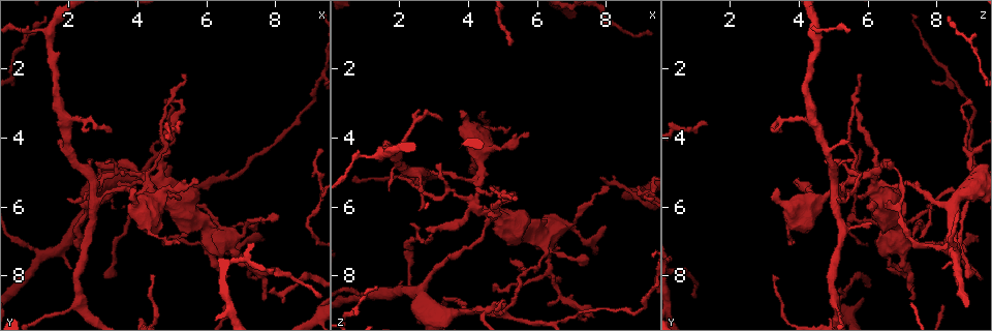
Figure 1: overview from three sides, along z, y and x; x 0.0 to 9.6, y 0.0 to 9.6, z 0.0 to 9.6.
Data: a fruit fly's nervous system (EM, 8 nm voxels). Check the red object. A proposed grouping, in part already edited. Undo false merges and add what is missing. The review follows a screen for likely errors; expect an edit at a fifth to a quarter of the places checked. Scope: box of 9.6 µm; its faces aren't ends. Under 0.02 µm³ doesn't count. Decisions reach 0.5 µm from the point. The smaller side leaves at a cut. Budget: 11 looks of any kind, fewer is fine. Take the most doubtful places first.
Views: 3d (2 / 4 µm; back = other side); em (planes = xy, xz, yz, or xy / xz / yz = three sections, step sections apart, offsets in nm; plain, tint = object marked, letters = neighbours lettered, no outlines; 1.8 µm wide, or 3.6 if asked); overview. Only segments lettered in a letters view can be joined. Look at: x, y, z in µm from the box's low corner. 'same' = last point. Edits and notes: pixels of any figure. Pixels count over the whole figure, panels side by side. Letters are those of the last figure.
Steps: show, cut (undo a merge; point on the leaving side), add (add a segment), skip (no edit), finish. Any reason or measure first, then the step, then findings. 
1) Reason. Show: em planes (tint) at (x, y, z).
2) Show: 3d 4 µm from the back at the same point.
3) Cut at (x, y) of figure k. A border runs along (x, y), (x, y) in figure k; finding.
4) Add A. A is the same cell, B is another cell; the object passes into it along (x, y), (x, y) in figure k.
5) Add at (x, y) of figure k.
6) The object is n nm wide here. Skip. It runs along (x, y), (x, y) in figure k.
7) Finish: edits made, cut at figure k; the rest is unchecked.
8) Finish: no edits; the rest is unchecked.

Four or more arms meet. Show: 3d 2 µm at (4.30, 5.25, 5.45).

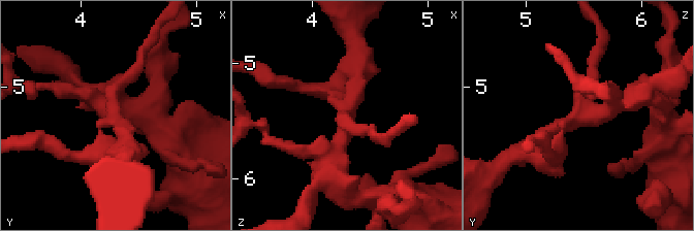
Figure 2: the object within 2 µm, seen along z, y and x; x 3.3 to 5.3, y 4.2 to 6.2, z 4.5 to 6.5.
Show: em yz step 8 (tint) at (4.30, 5.32, 5.42).

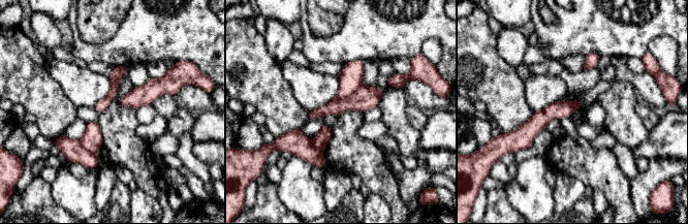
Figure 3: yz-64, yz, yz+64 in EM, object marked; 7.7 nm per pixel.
Cut it another way. Show: em planes (letters) at the same point.

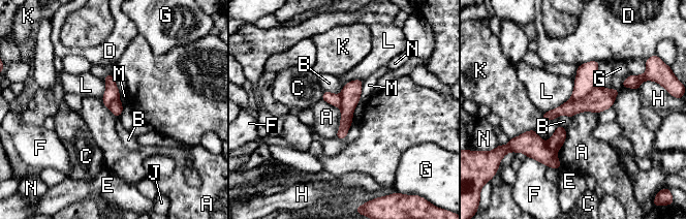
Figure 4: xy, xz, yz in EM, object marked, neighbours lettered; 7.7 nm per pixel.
Skip. A, B, C, D, E, F, G, H, J, K, L, M and N are other cells; it runs along (360, 82), (347, 99), (341, 136) in figure 4; one neuron here.

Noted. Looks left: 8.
Abrupt turn. Show: em planes (tint) at (4.80, 3.35, 5.60).

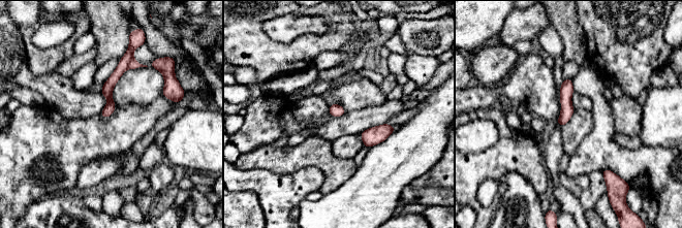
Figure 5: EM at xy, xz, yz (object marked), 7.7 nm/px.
See the neighbours. Show: em planes (letters) at the same point.

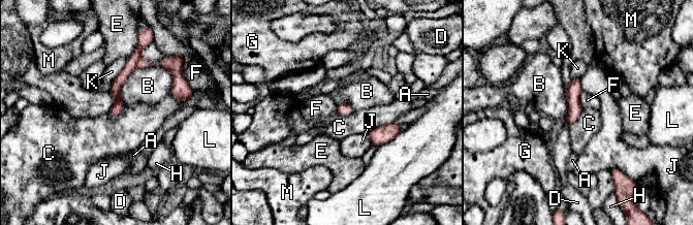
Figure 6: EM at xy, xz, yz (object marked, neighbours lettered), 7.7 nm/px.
Skip. A, B, C, D, E, F, G, H, J, K, L and M are other cells; it runs along (137, 57), (117, 84), (113, 114) in figure 6; all the same neuron.

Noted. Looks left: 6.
Free end. Show: 3d 4 µm at (8.15, 6.20, 5.50).

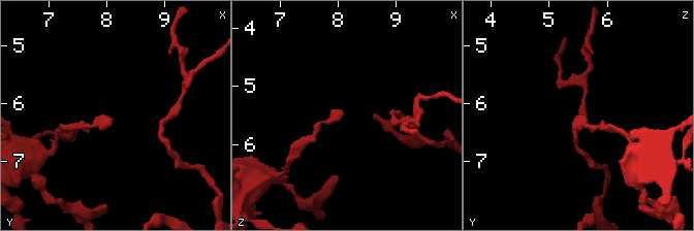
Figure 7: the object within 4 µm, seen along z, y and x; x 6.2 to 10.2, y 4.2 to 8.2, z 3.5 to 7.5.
Show: em yz step 8 (letters) at (8.10, 6.30, 5.45).

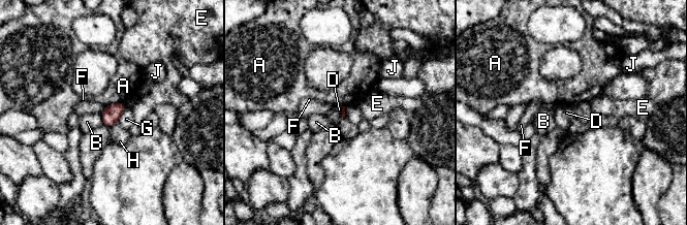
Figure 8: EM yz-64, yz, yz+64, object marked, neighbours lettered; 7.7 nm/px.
Cut it another way. Show: em planes (letters) at the same point.

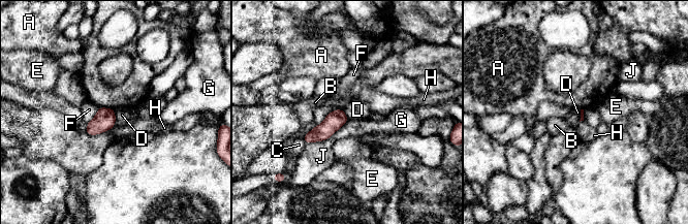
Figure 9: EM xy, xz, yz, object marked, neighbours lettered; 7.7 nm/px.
Skip. A, B, C, D, E, F, G, H and J are other cells; a border runs along (116, 110), (115, 122) in figure 9; no lettered segment goes on from it.

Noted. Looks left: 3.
Show: em planes (letters) at (2.25, 6.95, 7.35).

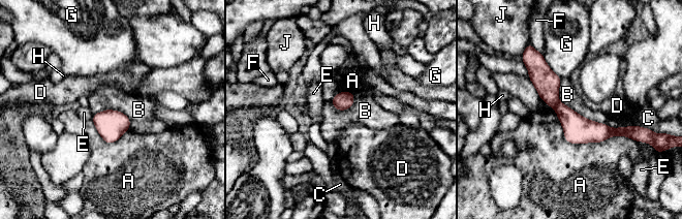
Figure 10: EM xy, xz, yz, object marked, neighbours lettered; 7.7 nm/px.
The object is 140 nm wide here. Skip. A, B, C, D, E, F, G, H and J are other cells; a border runs along (560, 79), (582, 116), (632, 125) in figure 10; all the same neuron.

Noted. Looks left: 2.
Finish: no edits; the rest is unchecked.

